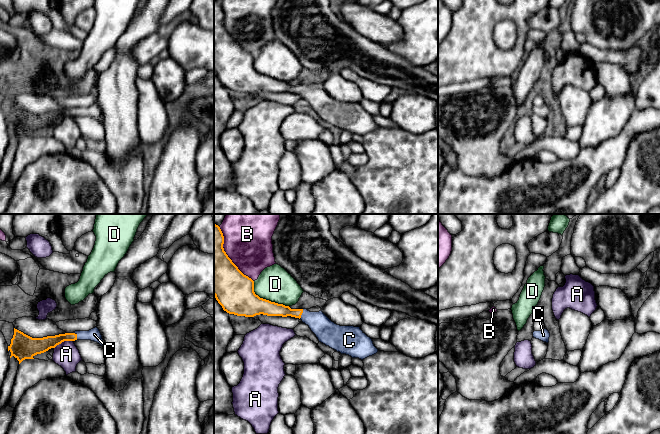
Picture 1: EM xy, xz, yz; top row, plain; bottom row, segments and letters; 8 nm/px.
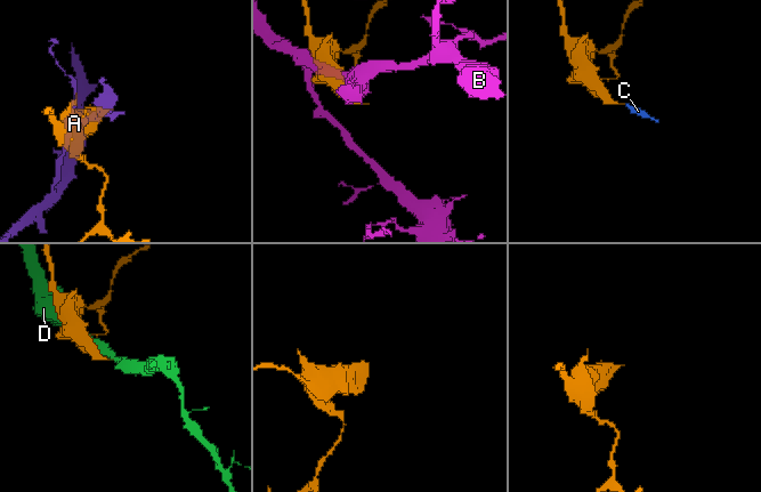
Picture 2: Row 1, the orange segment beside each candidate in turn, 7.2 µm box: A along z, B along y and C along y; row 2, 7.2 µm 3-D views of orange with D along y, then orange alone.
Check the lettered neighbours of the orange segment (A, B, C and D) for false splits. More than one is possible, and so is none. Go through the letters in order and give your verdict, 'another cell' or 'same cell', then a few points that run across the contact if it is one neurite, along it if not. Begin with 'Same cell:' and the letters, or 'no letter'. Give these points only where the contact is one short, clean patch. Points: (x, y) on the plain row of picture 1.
Same cell: C
A: another cell | xy (72, 116), (64, 116), (54, 124)
B: another cell
C: same cell | xz (271, 84), (301, 90), (315, 96), (326, 107)
D: another cell

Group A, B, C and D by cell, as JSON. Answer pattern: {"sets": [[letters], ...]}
{"sets": [["A"], ["B"], ["C"], ["D"]]}

